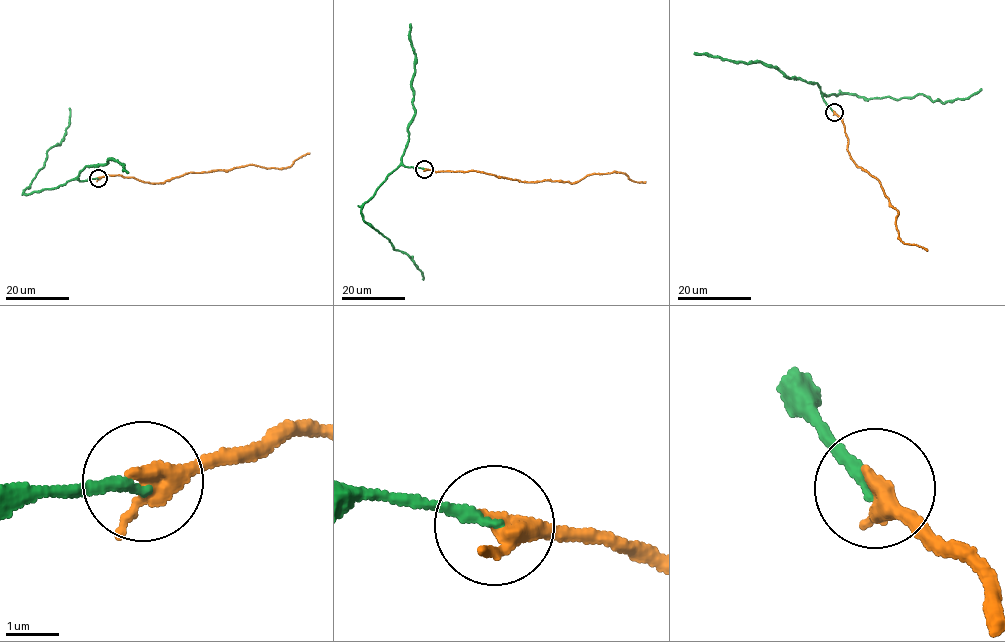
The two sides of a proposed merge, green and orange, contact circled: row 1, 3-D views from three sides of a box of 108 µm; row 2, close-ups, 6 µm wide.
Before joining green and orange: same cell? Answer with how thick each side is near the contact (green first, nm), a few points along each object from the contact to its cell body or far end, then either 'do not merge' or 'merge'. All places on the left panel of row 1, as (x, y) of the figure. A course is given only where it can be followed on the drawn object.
200/320 nm | green via (98, 178), (73, 179), (30, 193), (22, 191), (44, 166), (51, 147), (63, 139), (70, 114), (68, 108) | orange via (98, 178), (120, 174), (162, 183), (188, 172), (255, 165), (289, 167), (309, 153) | merge

